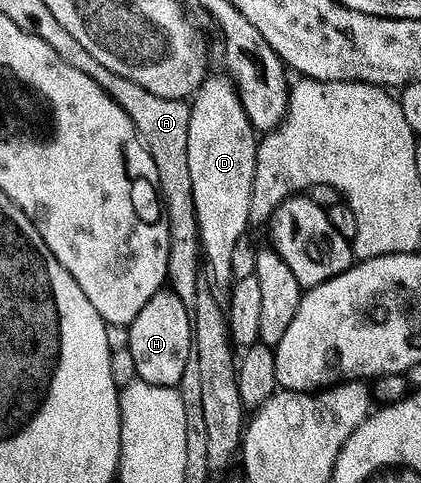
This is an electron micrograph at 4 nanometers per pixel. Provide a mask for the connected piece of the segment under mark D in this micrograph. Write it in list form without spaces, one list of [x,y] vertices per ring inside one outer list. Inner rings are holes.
[[[227,76],[203,79],[203,85],[195,91],[189,105],[189,180],[193,184],[193,209],[199,229],[199,244],[205,266],[211,269],[211,274],[219,282],[230,283],[231,260],[233,247],[248,233],[251,217],[251,189],[255,175],[255,148],[257,131],[247,118],[245,108],[241,104],[235,83]]]

